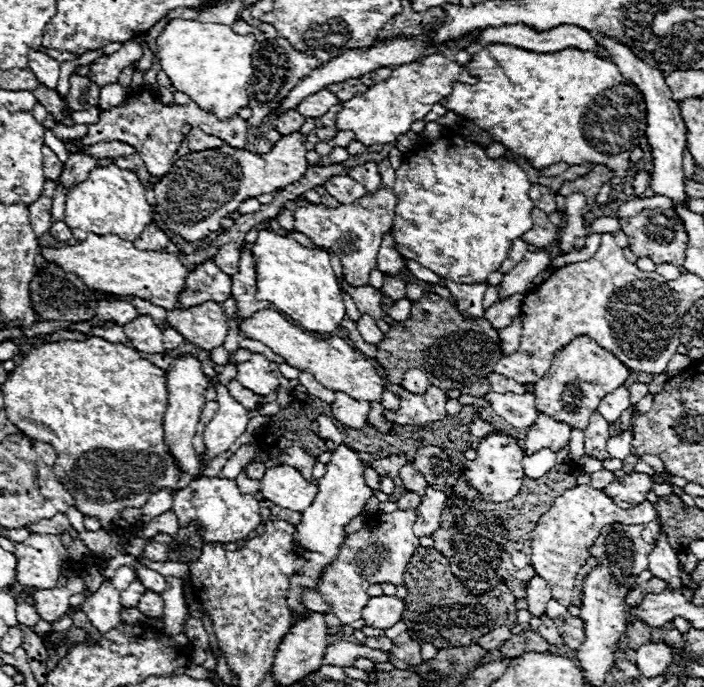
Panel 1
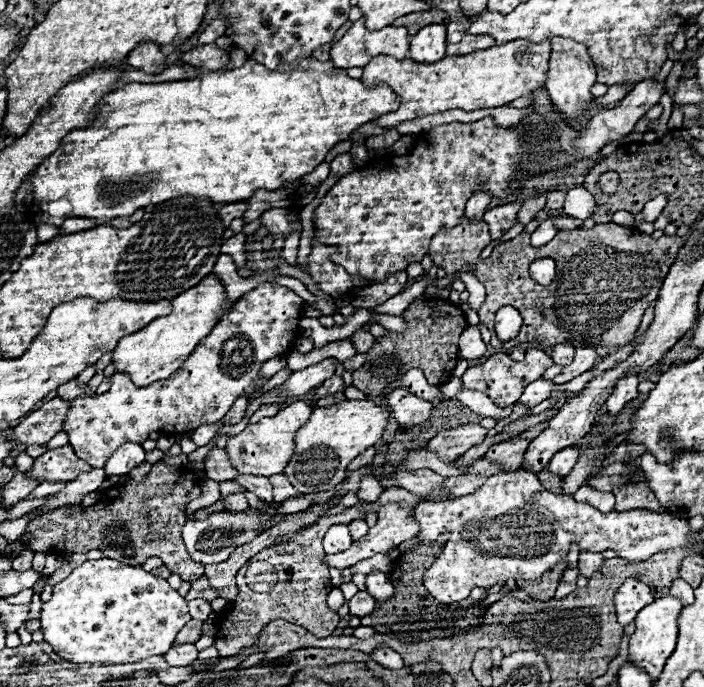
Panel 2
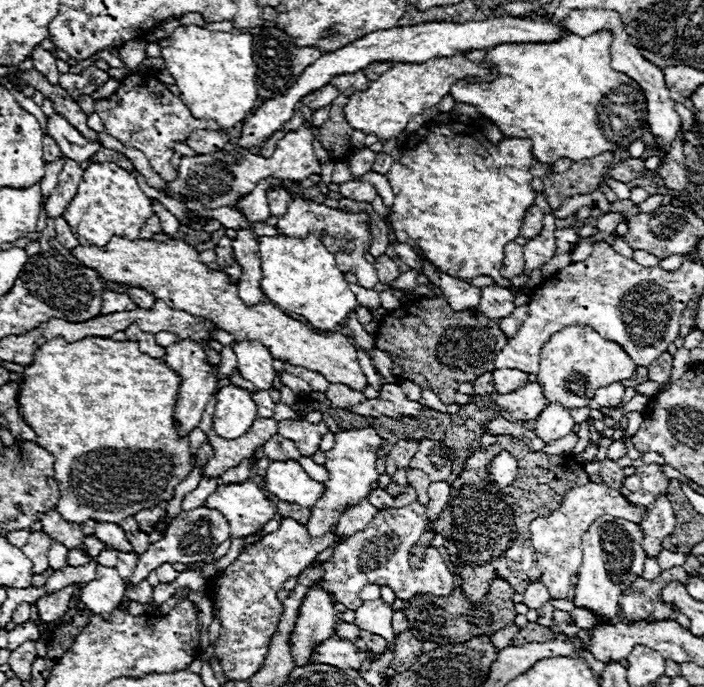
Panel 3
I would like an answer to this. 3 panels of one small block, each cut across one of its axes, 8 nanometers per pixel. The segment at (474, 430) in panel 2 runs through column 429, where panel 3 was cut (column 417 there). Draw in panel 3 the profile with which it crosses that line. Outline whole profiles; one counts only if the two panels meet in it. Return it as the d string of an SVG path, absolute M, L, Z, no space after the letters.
M402 440L398 444L394 444L392 452L384 458L386 464L386 472L392 476L398 468L406 468L412 460L412 456L418 452L418 442L410 442L410 440Z

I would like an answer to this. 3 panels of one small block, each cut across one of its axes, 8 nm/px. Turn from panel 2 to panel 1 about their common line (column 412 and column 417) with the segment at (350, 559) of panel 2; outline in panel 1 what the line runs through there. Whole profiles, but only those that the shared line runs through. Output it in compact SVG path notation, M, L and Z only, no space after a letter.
M426 488L426 494L418 506L418 520L414 524L414 534L420 536L430 536L438 526L440 526L440 516L444 510L448 496L442 490Z

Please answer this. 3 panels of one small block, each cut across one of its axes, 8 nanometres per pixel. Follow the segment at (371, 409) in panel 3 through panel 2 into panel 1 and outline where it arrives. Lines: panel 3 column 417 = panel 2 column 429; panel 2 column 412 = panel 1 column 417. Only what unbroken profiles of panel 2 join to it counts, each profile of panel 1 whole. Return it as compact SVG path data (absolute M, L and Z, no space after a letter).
M389 383L387 388L400 400L400 408L396 412L384 410L384 418L390 422L416 426L416 424L436 422L446 416L446 410L444 410L446 396L444 396L444 390L436 386L430 386L424 394L412 394L402 386L392 383Z

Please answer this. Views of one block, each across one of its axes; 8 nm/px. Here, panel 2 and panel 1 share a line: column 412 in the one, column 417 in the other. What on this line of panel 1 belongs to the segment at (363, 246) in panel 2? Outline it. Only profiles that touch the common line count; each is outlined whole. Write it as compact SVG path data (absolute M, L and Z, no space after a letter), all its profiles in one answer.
M442 136L436 142L426 142L412 150L402 166L396 170L394 196L396 212L392 236L402 256L416 260L420 266L432 270L442 278L450 278L462 284L486 282L488 274L500 268L508 256L508 248L514 238L520 238L532 228L534 202L528 198L530 182L526 172L514 162L500 158L488 158L486 150L474 142L460 144L456 138Z

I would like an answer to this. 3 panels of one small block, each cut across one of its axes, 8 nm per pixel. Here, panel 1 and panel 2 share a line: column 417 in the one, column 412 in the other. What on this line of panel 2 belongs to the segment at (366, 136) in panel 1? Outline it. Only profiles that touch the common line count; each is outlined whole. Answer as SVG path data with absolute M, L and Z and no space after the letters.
M512 40L510 44L502 44L502 46L492 46L486 50L476 50L464 56L446 56L434 64L418 64L410 58L404 60L396 60L392 56L374 56L362 70L362 82L366 84L366 88L370 86L378 86L380 82L388 84L398 96L400 96L400 108L396 112L390 112L386 116L380 116L376 120L372 120L376 126L386 128L386 130L396 130L398 124L406 122L406 120L414 120L414 118L422 118L428 114L438 114L438 112L446 112L446 110L478 110L478 108L496 108L496 106L504 106L520 96L526 96L528 92L532 92L534 88L538 88L540 84L546 82L546 68L548 68L548 56L550 56L550 42L542 42L542 44L530 44L526 40Z

